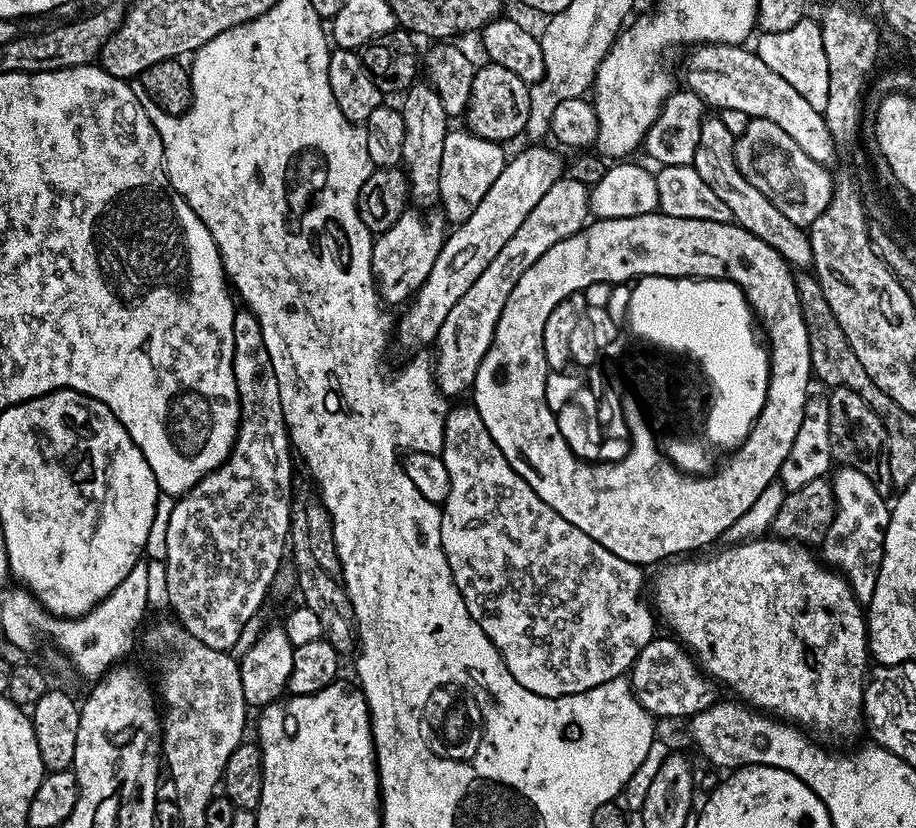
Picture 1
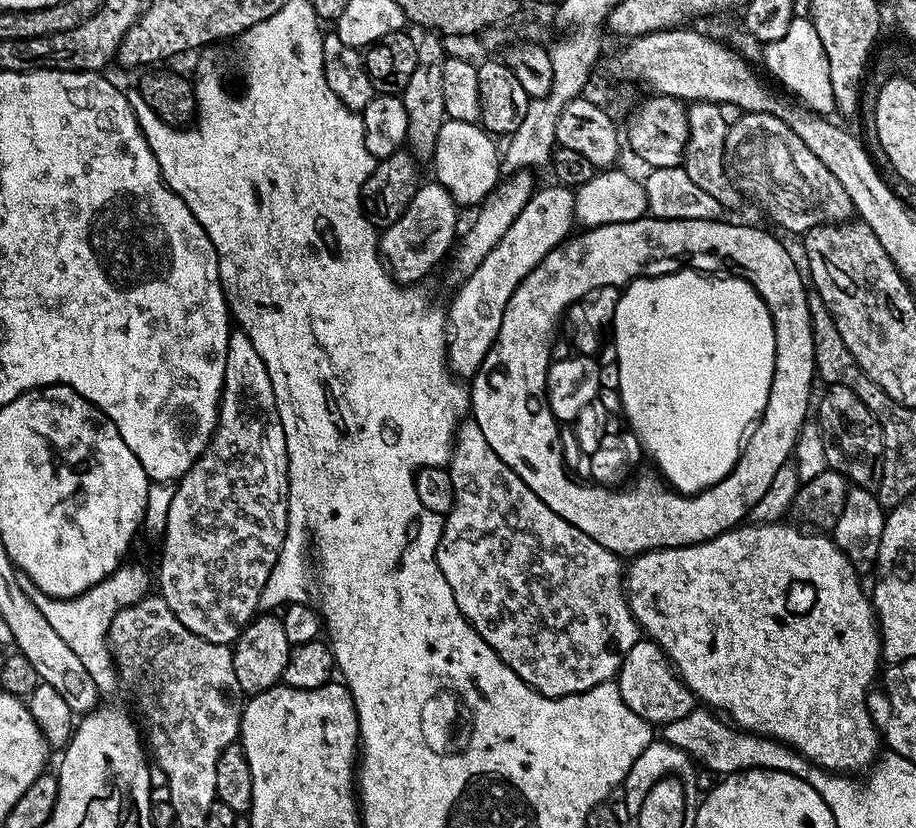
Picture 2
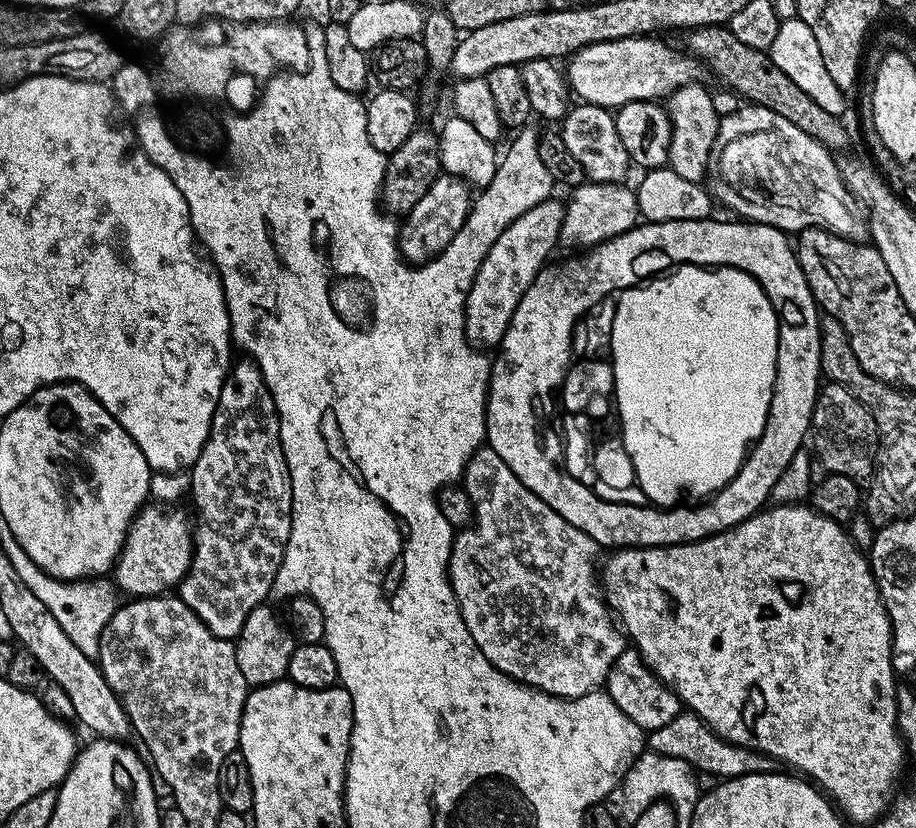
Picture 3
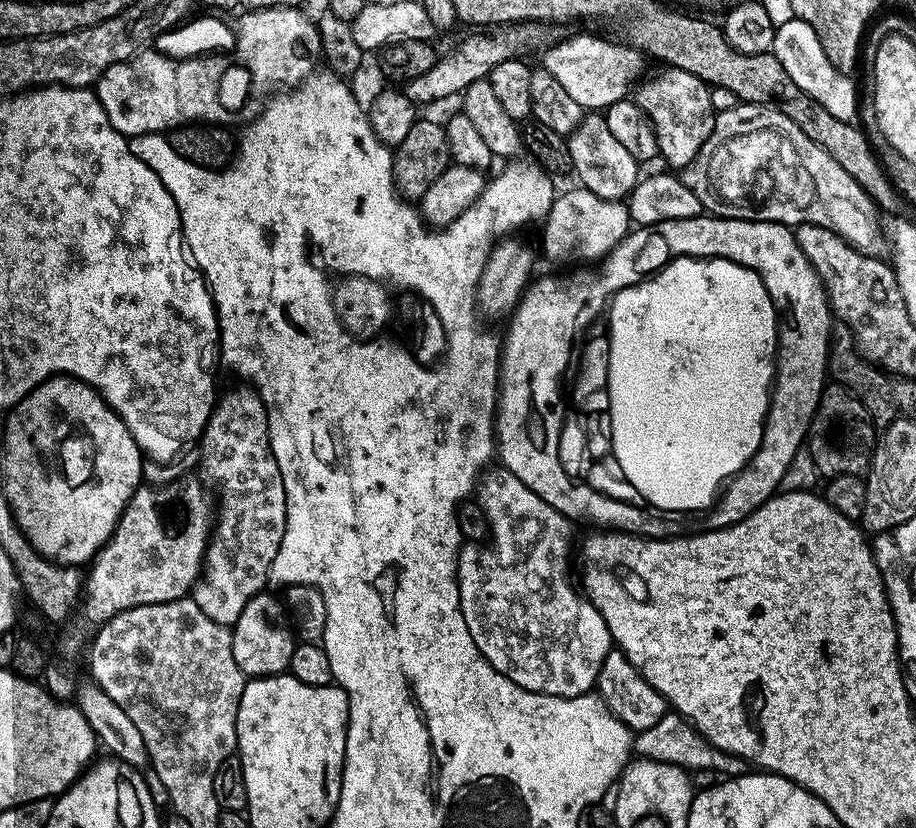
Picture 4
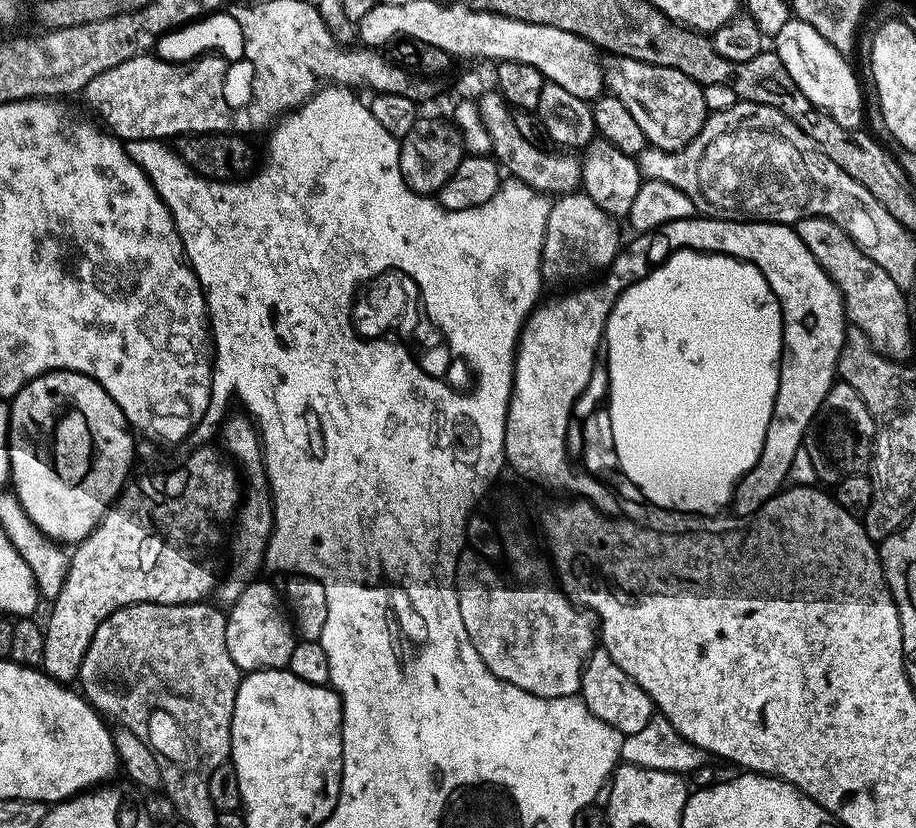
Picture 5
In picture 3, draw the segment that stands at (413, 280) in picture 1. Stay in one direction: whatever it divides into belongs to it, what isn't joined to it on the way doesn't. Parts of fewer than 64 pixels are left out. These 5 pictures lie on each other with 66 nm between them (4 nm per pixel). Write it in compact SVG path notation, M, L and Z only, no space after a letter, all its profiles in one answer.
M441 174L430 186L430 190L426 190L426 194L418 198L418 203L408 211L407 216L403 217L398 228L400 255L409 264L413 266L423 264L425 260L443 250L456 237L458 230L462 230L470 211L468 192L470 193L469 185L464 181L456 176Z

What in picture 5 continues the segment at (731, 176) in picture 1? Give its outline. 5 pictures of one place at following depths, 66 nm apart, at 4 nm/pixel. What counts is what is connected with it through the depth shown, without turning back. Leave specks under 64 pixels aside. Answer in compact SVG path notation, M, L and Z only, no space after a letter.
M609 55L607 59L602 64L605 89L630 110L651 147L678 152L702 130L710 115L710 107L701 84L686 78L682 70L670 70L670 66L654 66L625 56Z

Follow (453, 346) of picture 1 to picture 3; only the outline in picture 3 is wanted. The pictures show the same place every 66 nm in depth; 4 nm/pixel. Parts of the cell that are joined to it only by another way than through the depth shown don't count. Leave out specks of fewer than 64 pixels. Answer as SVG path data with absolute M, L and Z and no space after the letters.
M548 197L512 220L487 252L464 303L464 333L470 344L480 348L495 347L504 339L522 294L549 259L550 250L559 243L565 203L556 199Z

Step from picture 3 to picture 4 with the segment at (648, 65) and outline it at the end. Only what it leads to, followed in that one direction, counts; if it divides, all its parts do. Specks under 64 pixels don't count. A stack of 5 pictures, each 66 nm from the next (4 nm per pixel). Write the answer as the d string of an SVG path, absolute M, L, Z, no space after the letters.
M572 36L569 40L560 38L543 49L542 66L558 78L558 83L564 87L566 94L570 94L570 98L574 98L574 102L578 102L578 106L585 110L607 110L614 102L625 99L633 85L645 75L644 53L627 43L619 43L603 40L600 36Z

